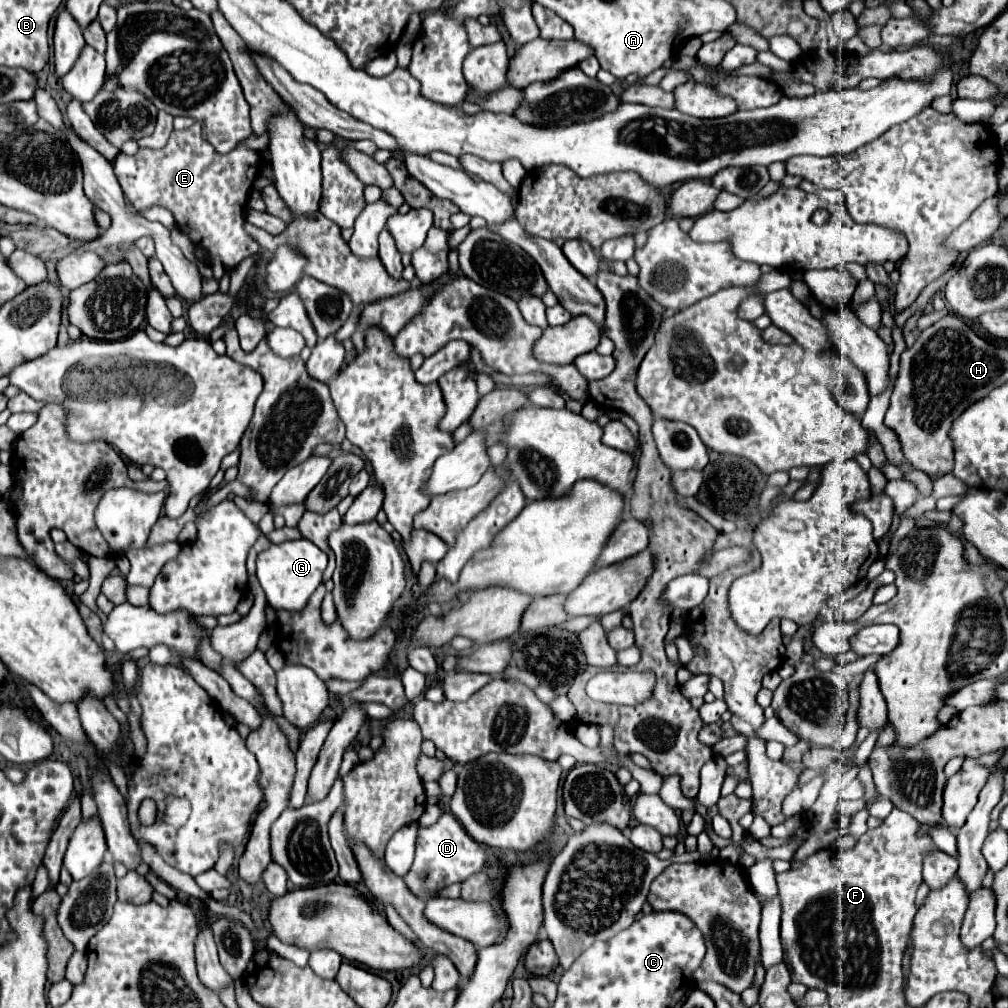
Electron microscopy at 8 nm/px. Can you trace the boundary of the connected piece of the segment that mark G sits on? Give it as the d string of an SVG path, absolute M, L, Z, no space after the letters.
M305 539L271 545L269 549L257 555L257 579L267 595L267 603L273 609L301 611L307 605L313 591L319 587L325 567L327 567L327 553L317 549L317 545Z

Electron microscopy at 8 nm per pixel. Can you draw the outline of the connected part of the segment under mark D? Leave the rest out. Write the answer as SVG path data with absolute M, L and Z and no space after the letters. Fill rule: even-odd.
M443 811L437 823L429 827L417 827L415 861L413 861L411 871L405 877L405 883L417 897L427 901L433 897L433 891L465 881L473 873L481 871L485 861L487 861L485 849L477 841L473 841L473 837L469 837L465 827L453 817L453 813Z

